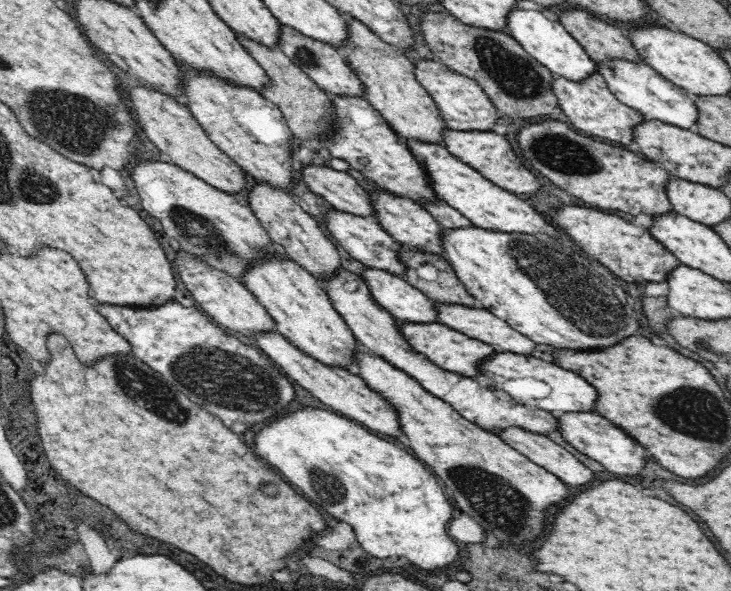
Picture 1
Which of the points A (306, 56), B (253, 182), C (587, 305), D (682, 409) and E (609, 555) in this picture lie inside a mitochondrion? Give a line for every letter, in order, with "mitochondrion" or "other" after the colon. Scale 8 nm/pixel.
A: mitochondrion
B: other
C: mitochondrion
D: mitochondrion
E: other

